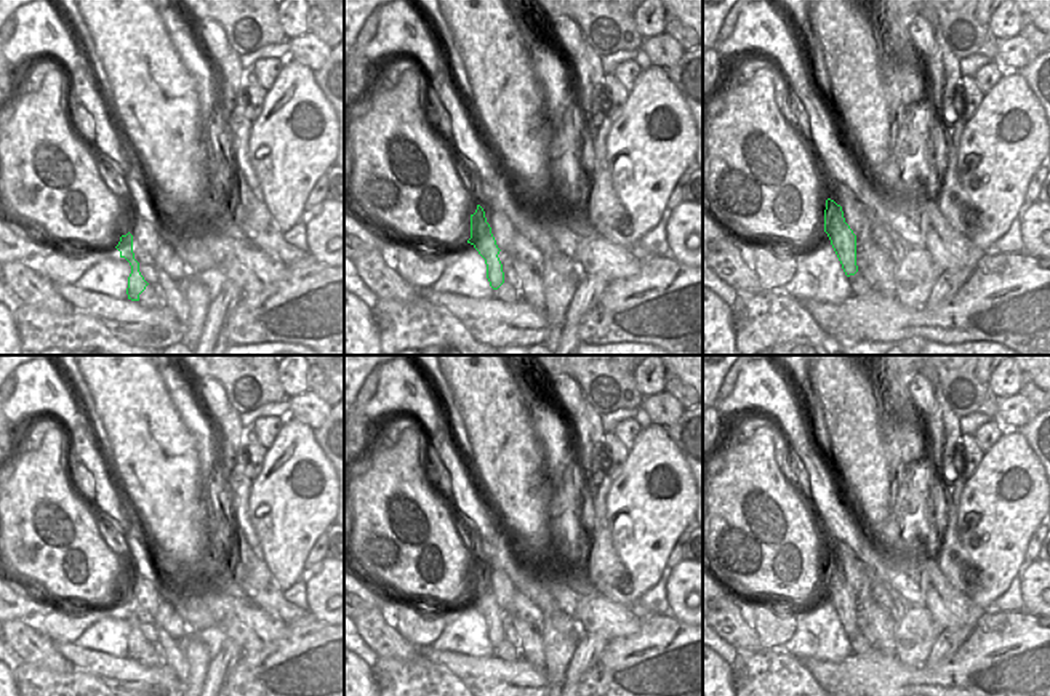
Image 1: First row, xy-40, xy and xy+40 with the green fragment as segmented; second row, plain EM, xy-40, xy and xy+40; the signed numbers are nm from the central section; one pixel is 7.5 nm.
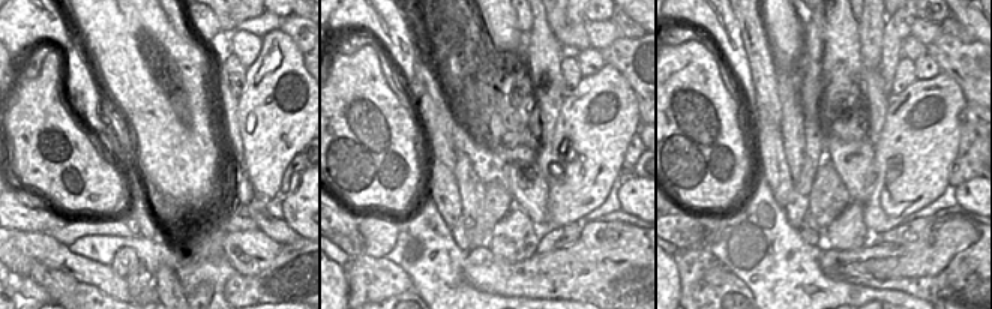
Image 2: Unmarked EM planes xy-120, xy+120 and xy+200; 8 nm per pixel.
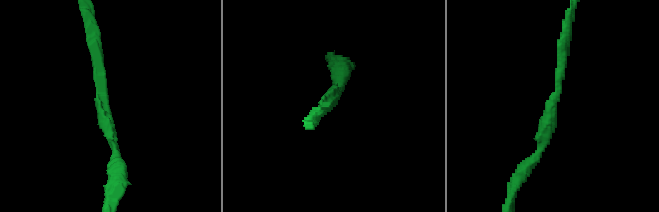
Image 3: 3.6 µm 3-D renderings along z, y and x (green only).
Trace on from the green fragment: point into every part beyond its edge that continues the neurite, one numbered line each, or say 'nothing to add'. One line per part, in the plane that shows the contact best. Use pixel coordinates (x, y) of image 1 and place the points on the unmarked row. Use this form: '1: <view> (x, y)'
nothing to add

